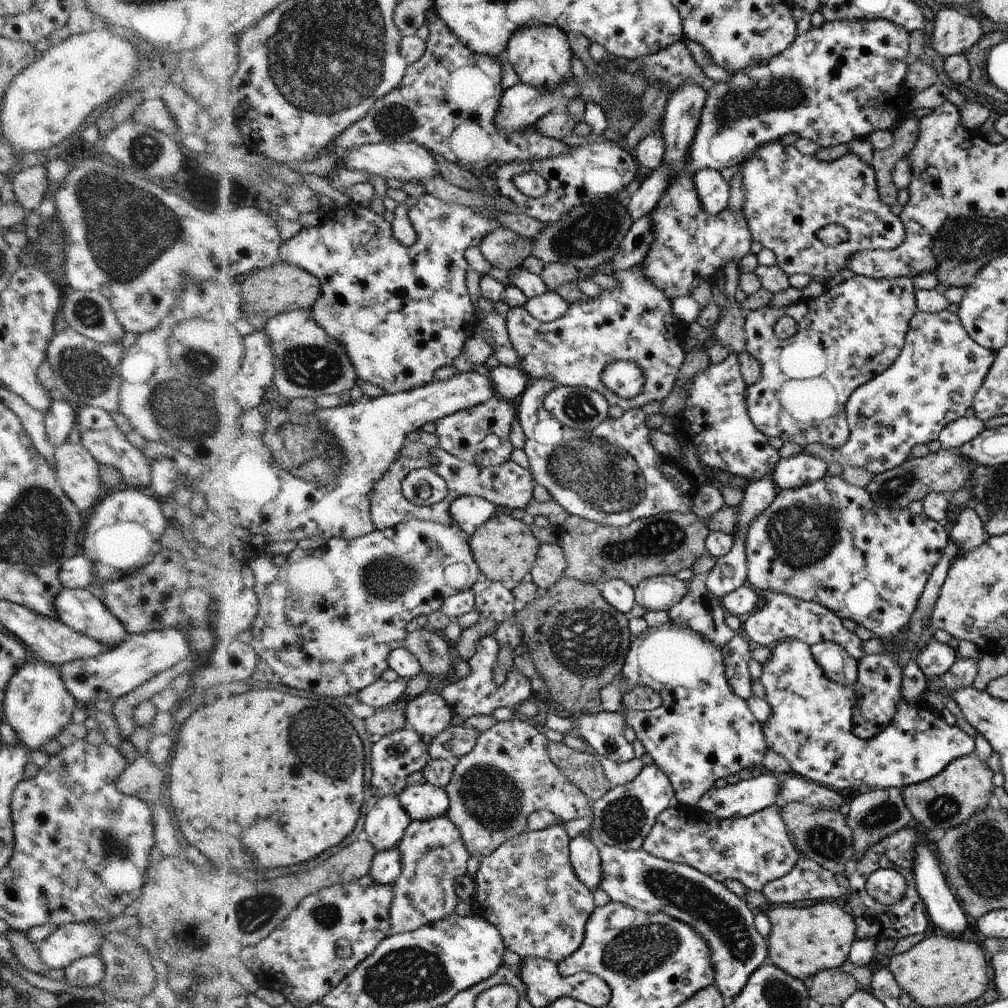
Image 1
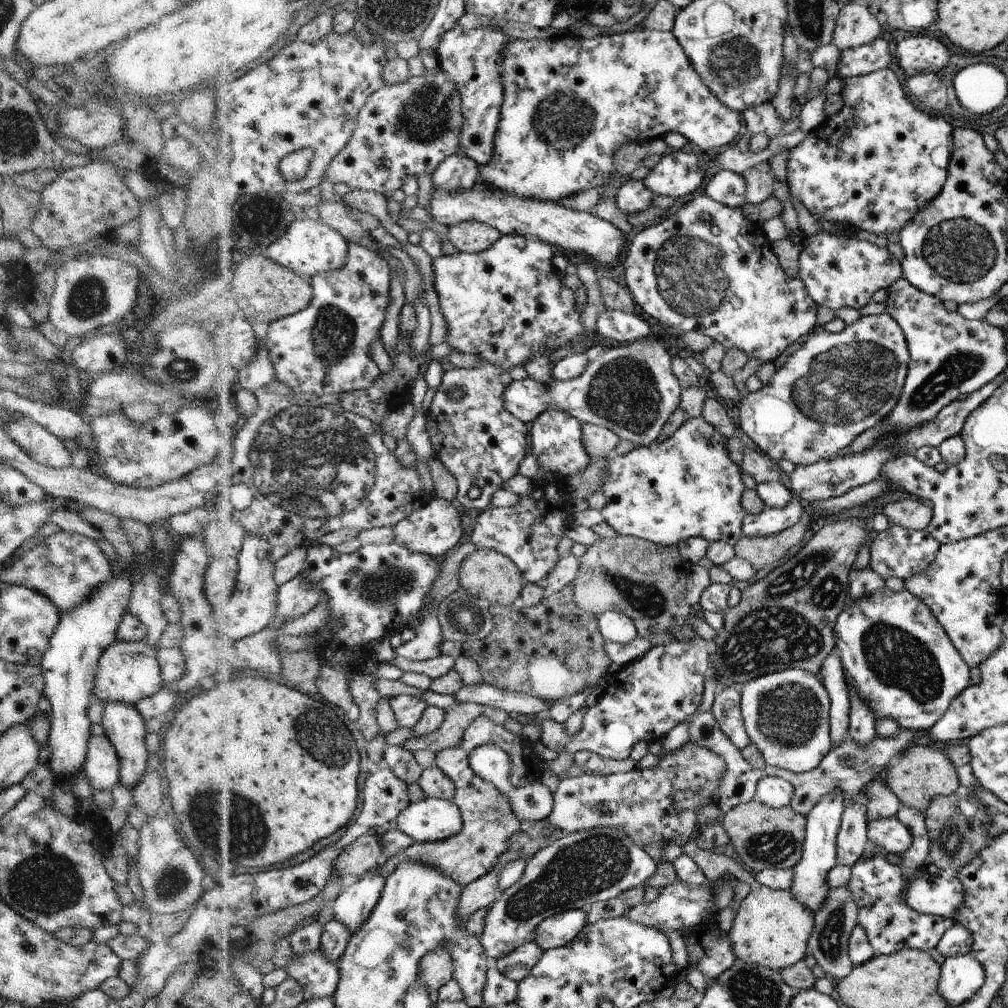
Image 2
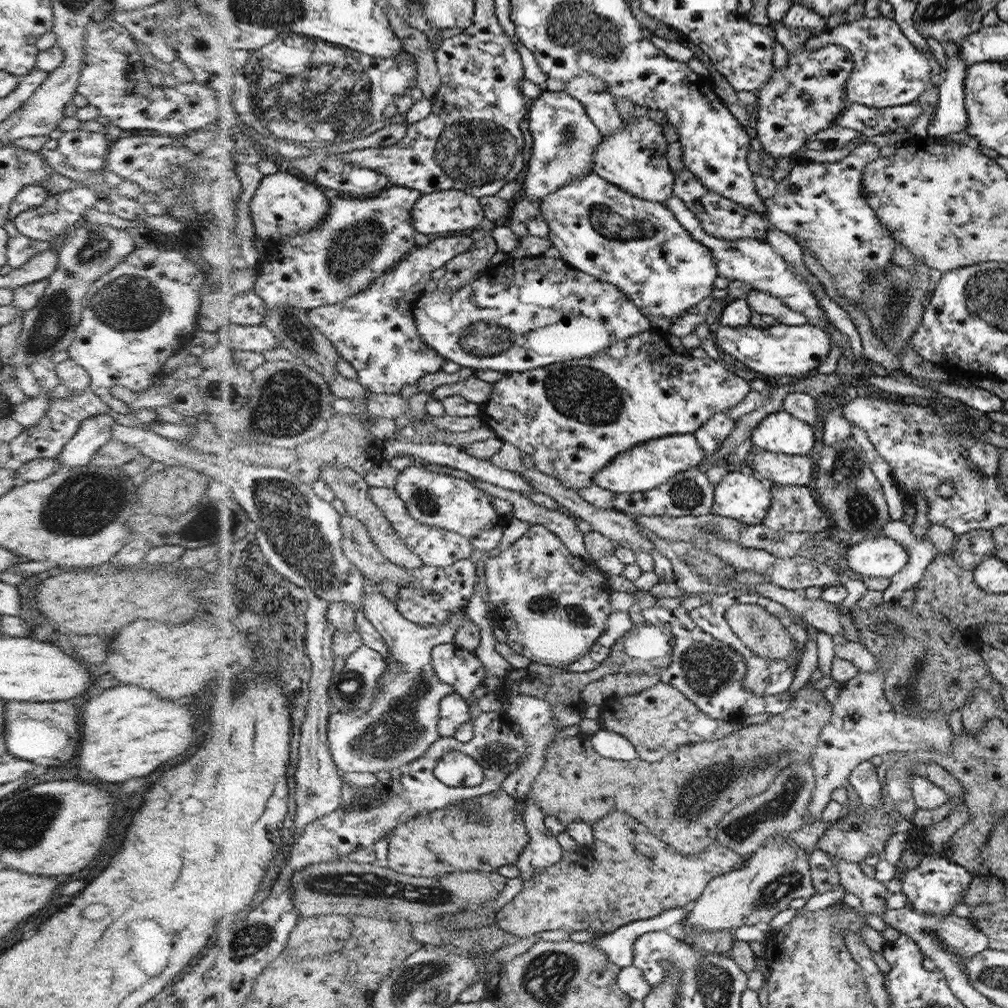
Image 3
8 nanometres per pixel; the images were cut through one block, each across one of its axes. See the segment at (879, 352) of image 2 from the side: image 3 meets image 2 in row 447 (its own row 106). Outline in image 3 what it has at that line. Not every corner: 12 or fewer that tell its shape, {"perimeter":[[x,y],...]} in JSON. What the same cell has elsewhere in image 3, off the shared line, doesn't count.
{"perimeter":[[844,45],[802,47],[756,89],[756,134],[775,159],[849,105]]}

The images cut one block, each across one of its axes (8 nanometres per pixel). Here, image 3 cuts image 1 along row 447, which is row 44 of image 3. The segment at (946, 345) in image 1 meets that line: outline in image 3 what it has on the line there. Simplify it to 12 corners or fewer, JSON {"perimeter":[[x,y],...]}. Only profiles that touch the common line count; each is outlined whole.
{"perimeter":[[864,16],[810,37],[855,59],[849,103],[916,103],[942,66],[900,25]]}

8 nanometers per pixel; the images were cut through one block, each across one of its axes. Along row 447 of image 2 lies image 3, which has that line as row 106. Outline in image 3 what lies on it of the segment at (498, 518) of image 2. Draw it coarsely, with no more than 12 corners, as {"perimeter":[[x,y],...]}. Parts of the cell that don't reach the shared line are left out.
{"perimeter":[[542,91],[523,197],[592,174],[602,134],[576,97]]}

